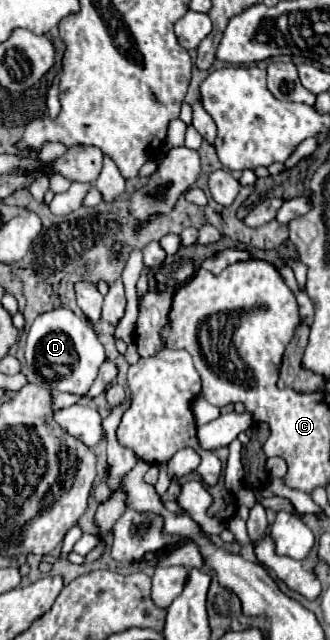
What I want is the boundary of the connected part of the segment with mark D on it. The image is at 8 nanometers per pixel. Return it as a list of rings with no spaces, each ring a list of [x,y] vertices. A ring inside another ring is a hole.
[[[55,308],[37,316],[33,326],[29,328],[25,360],[29,372],[37,380],[43,378],[45,386],[49,386],[51,390],[85,396],[97,376],[99,366],[105,362],[105,350],[93,326],[85,318],[75,316],[69,308]]]

